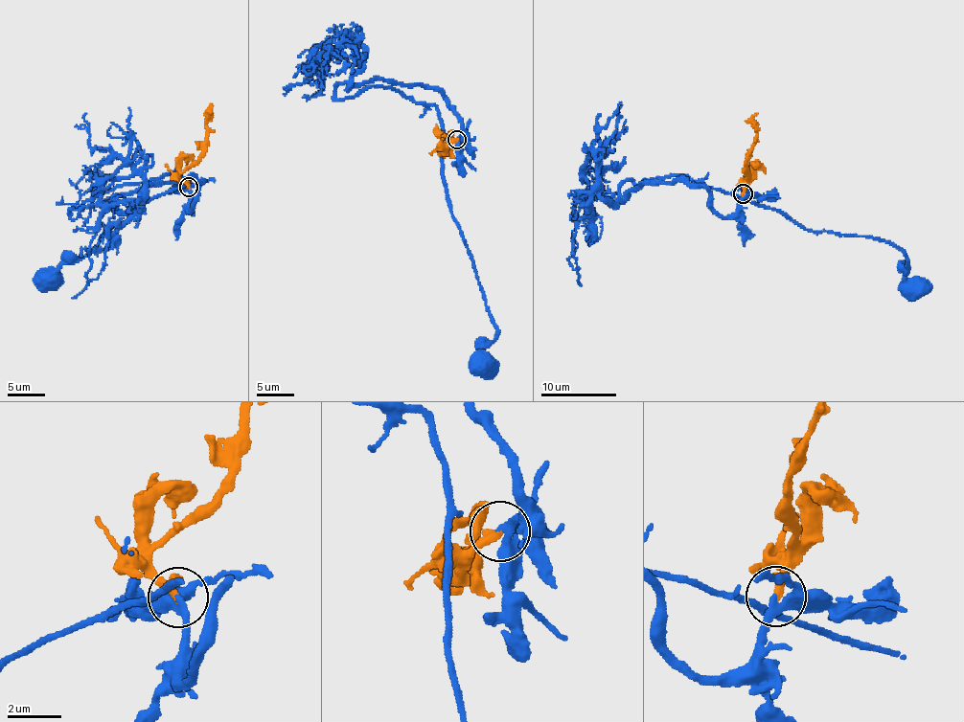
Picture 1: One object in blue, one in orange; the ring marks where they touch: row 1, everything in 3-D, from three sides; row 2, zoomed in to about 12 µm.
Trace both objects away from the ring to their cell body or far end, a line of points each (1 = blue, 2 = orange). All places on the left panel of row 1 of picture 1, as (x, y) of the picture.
1: (189, 187), (192, 211), (199, 179), (157, 180), (173, 174), (187, 184), (138, 203), (52, 278)
2: (189, 187), (180, 173), (203, 151), (211, 103)

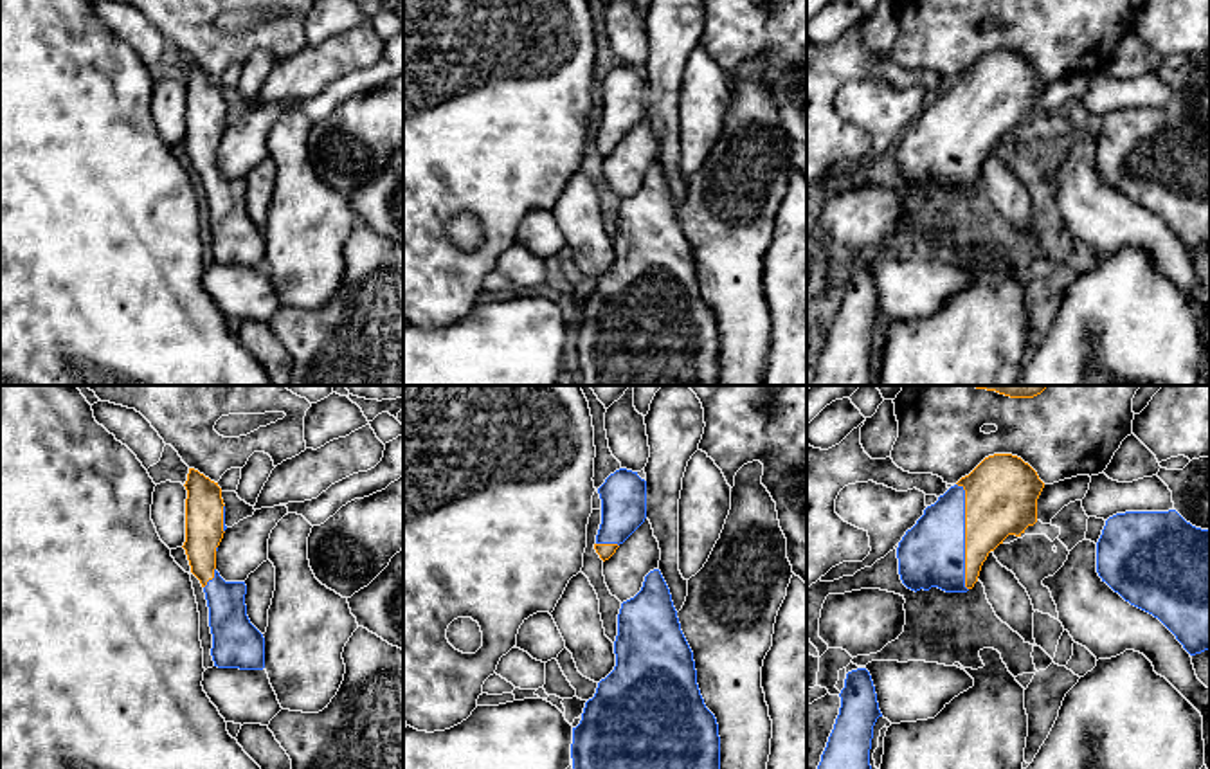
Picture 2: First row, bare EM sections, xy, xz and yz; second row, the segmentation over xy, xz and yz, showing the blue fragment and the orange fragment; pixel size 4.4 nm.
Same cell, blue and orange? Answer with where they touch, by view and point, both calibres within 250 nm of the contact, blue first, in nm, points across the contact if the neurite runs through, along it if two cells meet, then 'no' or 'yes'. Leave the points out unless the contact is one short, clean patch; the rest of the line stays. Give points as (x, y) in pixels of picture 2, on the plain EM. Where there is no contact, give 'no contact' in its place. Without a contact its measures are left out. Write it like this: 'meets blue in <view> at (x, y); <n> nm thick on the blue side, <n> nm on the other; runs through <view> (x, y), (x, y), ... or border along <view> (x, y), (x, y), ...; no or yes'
meets blue in yz at (964, 134); 300 nm thick on the blue side, 320 nm on the other; yes

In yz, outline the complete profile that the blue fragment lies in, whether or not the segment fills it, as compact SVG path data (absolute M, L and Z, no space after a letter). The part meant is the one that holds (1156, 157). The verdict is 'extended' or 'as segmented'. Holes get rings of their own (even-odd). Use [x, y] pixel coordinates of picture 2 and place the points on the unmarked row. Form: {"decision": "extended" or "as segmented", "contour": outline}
{"decision": "as segmented", "contour": "M1176 106L1116 110L1097 139L1097 169L1125 198L1158 214L1190 252L1210 247L1210 126L1192 122Z"}

